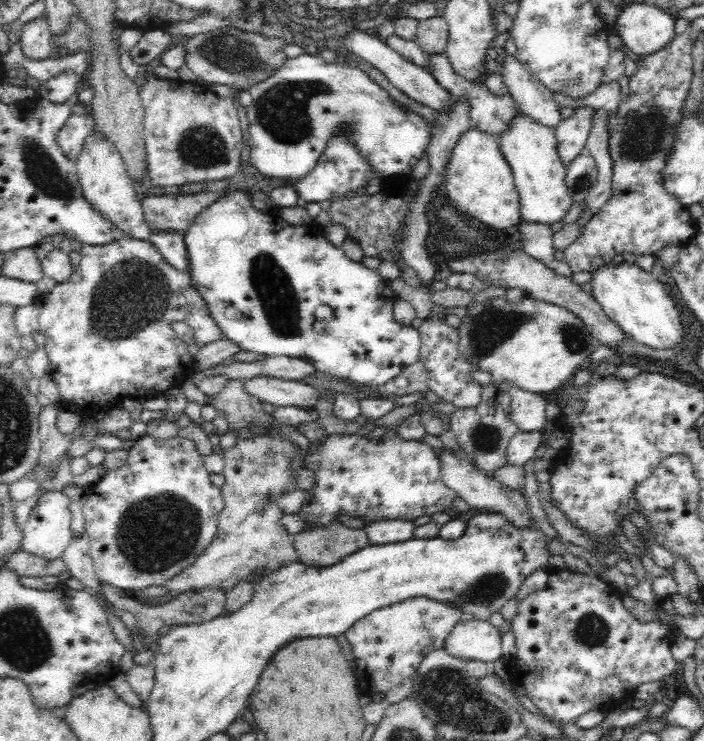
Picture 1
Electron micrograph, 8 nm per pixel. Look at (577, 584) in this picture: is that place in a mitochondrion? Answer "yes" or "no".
no

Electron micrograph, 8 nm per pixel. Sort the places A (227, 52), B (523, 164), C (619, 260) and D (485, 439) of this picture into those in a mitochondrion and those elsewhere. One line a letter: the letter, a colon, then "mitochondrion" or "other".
A: mitochondrion
B: other
C: other
D: mitochondrion

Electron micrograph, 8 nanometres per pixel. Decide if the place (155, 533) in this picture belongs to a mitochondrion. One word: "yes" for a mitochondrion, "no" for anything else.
yes

